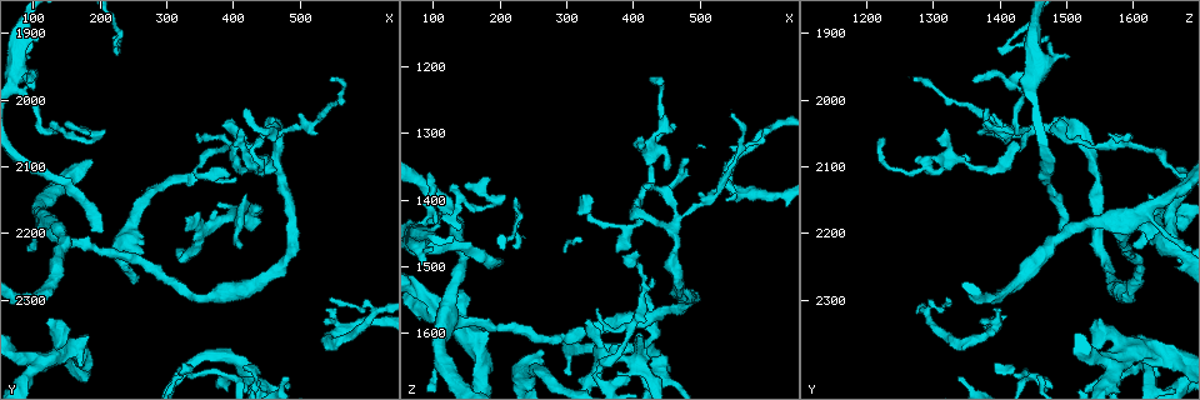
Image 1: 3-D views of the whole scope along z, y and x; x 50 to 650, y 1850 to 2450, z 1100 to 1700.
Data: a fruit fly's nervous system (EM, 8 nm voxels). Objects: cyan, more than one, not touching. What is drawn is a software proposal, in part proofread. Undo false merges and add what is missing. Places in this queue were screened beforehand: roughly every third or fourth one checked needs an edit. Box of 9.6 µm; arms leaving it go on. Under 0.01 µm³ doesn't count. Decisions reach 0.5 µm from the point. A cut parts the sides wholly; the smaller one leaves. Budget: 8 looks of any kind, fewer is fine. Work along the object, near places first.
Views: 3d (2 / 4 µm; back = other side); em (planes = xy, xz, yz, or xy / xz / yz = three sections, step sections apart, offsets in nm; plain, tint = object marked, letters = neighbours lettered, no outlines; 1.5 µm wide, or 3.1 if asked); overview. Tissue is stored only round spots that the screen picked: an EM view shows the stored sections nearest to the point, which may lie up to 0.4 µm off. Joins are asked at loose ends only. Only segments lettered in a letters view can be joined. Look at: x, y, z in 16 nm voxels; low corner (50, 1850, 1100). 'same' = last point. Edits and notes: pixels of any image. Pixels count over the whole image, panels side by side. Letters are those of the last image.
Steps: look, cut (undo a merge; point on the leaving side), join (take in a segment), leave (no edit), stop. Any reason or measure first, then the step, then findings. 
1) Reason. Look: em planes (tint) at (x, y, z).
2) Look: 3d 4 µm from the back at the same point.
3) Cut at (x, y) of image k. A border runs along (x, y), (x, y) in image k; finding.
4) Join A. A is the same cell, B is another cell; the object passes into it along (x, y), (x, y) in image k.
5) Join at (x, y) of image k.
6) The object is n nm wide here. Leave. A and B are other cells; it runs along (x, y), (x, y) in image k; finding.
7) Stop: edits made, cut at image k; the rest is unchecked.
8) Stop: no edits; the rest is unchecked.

Thin end. Look: 3d 4 µm at (345, 2050, 1565).

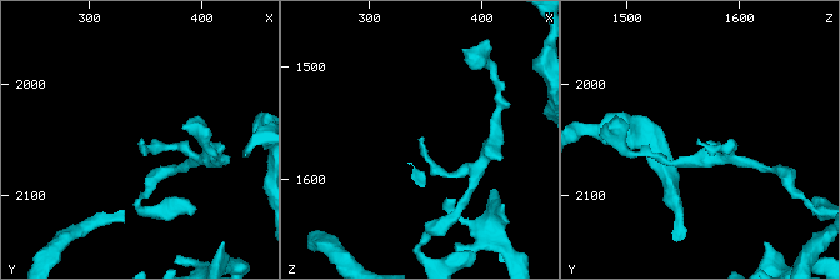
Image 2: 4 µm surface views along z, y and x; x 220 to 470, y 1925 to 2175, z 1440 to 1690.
Need the tissue. Look: em xy step 4 (letters) at (346, 2050, 1566).

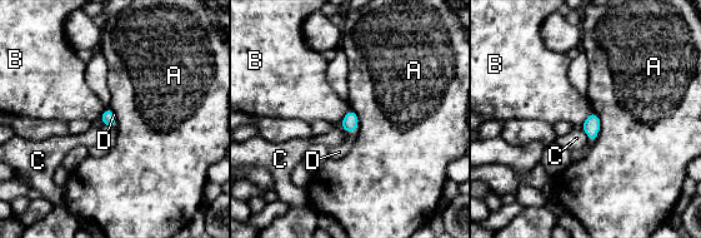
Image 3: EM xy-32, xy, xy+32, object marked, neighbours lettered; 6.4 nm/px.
Look: em planes (letters) at the same point.

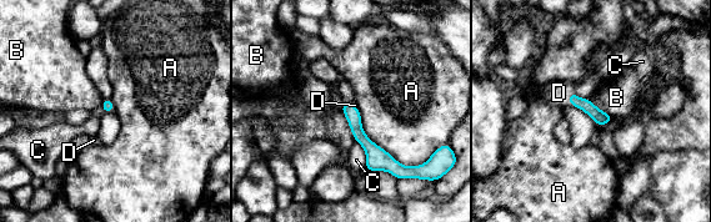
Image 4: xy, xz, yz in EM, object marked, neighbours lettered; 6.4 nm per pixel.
Join D. D is the same cell, A, B and C are other cells; the object passes into it along (599, 116), (570, 97), (559, 92) in image 4; the neuron continues.

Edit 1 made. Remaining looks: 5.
An open end. Look: em planes (letters) at (550, 1970, 1275).

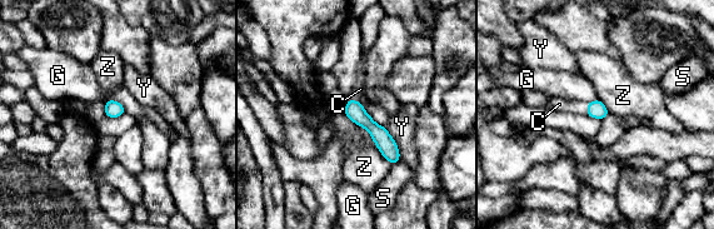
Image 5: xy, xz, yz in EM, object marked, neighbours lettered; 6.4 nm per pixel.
Join C. C is the same cell, G, S, Y and Z are other cells; the object passes into it along (597, 109), (588, 108), (559, 104) in image 5; it goes on there.

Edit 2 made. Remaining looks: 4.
Stop: edits made, join at image 4, join at image 5; the rest is unchecked.

